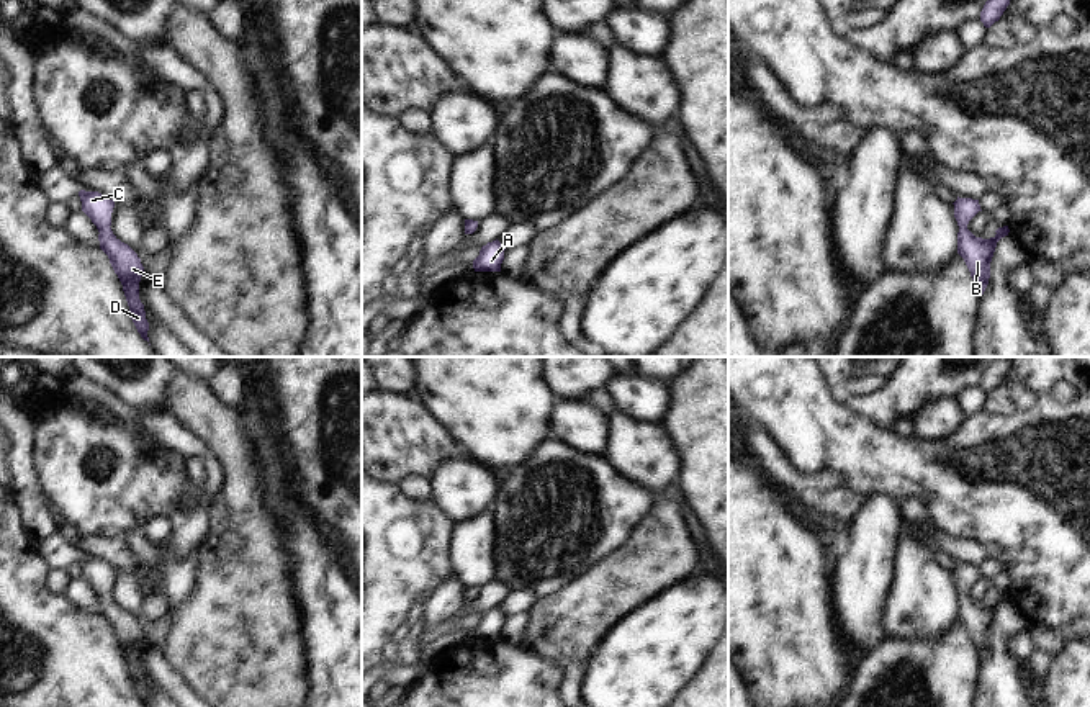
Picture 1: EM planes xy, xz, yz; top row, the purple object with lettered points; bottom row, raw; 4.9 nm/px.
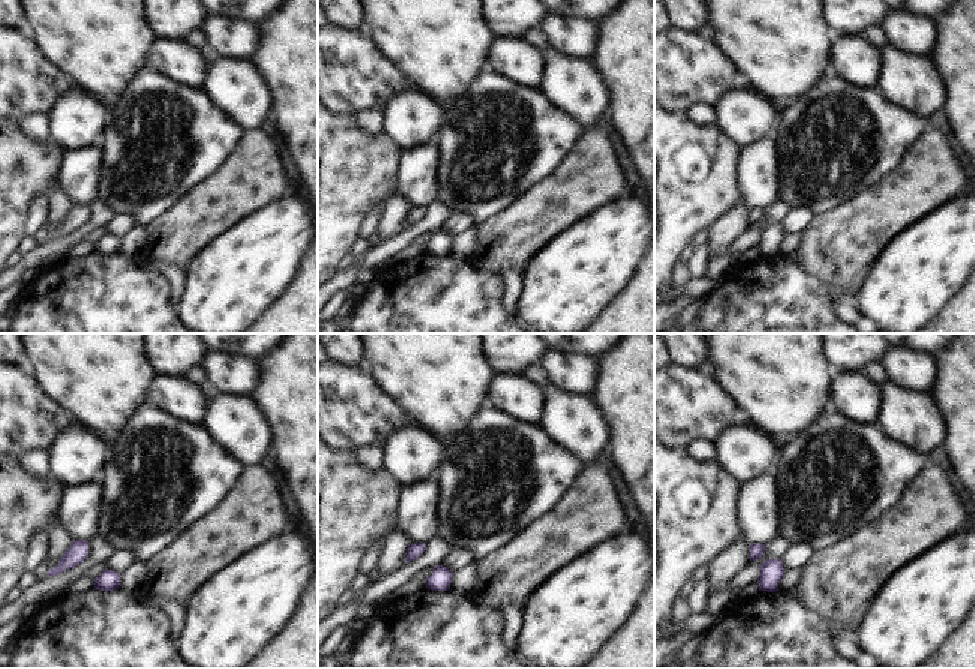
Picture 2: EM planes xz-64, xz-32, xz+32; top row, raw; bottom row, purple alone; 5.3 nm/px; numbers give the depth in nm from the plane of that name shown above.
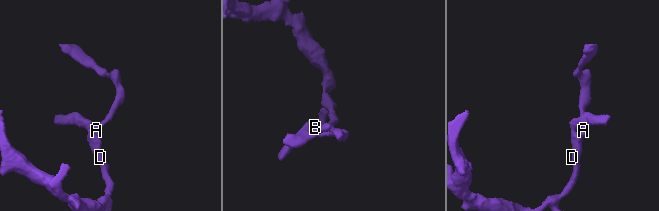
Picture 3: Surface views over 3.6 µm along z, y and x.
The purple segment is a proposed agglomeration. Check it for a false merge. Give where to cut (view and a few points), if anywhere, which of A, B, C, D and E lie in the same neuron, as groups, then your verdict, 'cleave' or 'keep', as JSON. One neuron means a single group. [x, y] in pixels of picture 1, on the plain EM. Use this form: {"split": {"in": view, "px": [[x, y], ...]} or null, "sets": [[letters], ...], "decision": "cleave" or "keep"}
{"split": null, "sets": [["A", "B", "C", "D", "E"]], "decision": "keep"}

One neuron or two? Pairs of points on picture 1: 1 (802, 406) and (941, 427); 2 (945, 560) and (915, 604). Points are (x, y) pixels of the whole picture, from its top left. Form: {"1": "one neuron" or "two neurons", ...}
{"1": "two neurons", "2": "two neurons"}

